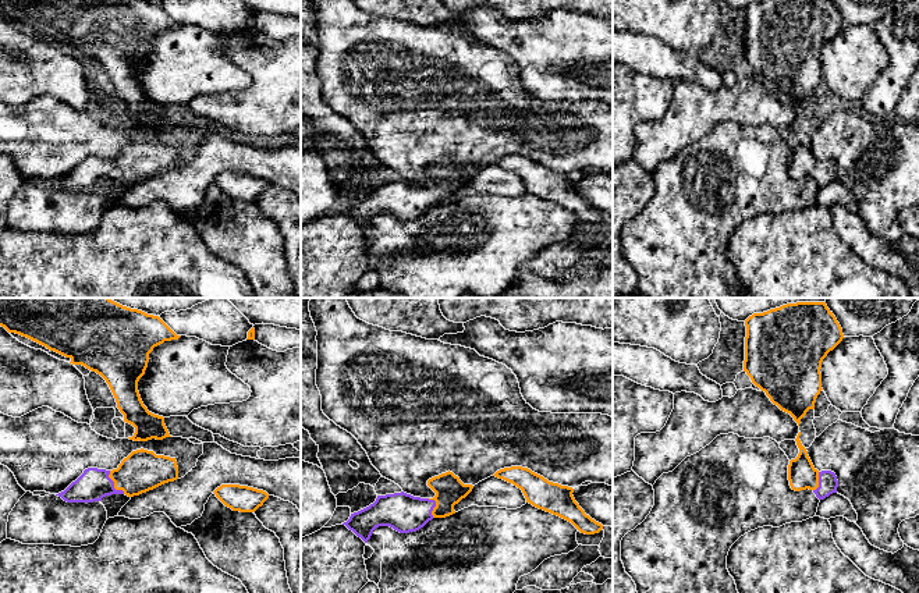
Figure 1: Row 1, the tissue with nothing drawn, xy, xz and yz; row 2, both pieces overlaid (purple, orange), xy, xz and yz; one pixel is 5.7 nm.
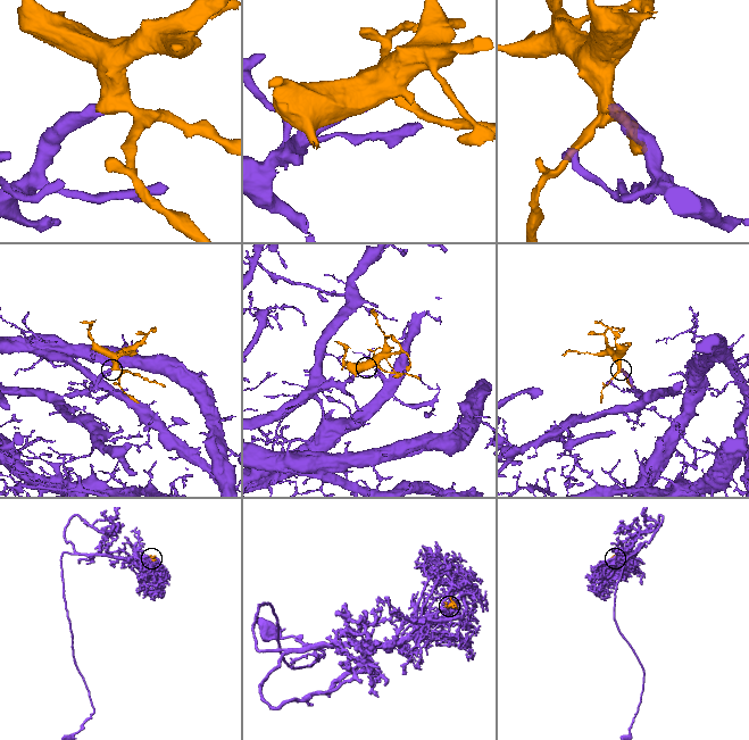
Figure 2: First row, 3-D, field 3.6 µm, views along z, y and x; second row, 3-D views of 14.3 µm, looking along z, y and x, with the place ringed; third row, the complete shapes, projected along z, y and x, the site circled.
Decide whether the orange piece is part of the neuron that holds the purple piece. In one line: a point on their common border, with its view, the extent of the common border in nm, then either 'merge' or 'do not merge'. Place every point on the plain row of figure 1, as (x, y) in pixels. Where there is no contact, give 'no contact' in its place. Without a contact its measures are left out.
contact xy (113, 173); length 160 nm; merge

